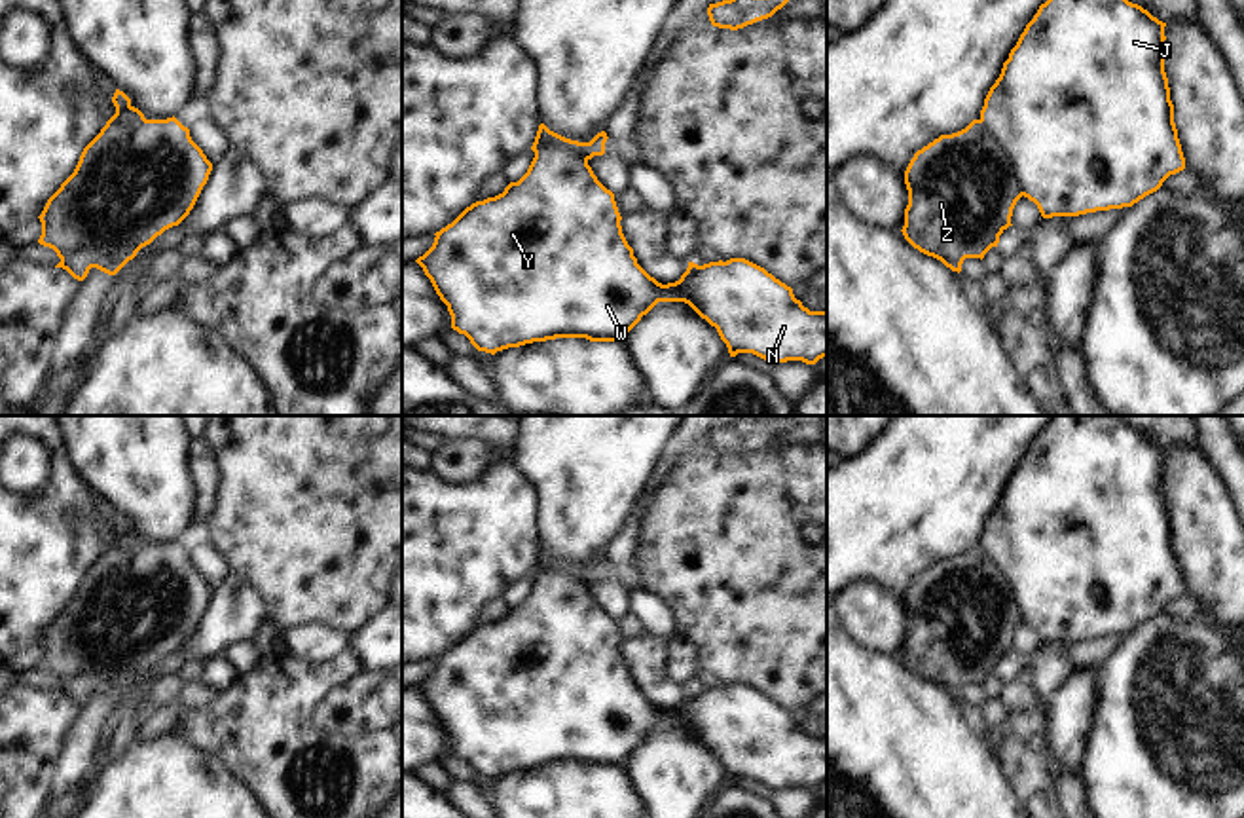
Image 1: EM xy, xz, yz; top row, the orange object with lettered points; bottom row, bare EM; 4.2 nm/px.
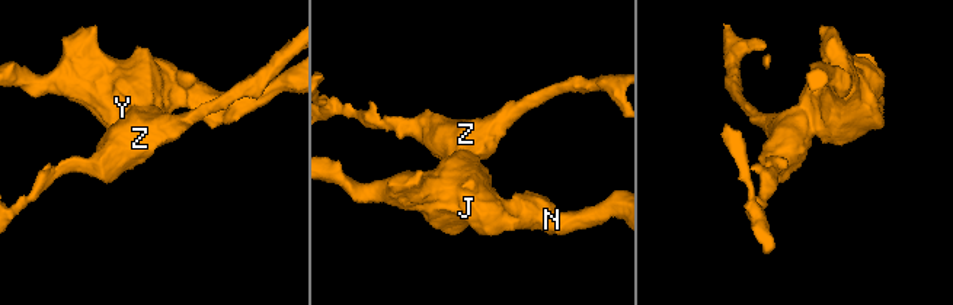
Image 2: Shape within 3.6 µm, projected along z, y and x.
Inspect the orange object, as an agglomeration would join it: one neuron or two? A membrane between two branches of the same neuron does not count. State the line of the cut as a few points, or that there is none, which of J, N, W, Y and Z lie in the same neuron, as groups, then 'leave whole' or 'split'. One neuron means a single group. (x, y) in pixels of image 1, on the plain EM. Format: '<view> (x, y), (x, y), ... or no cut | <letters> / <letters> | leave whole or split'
yz (981, 543), (987, 557), (1007, 581), (1023, 619) | J N W Y / Z | split

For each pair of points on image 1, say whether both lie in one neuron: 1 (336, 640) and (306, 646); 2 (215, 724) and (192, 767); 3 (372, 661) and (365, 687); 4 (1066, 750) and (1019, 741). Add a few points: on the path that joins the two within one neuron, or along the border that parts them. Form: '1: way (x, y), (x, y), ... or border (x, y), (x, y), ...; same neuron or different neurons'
1: way (329, 642), (313, 644); same neuron
2: border (171, 731), (215, 756), (236, 777); different neurons
3: border (363, 669), (382, 670); different neurons
4: border (1043, 710), (1047, 750), (1053, 760); different neurons

